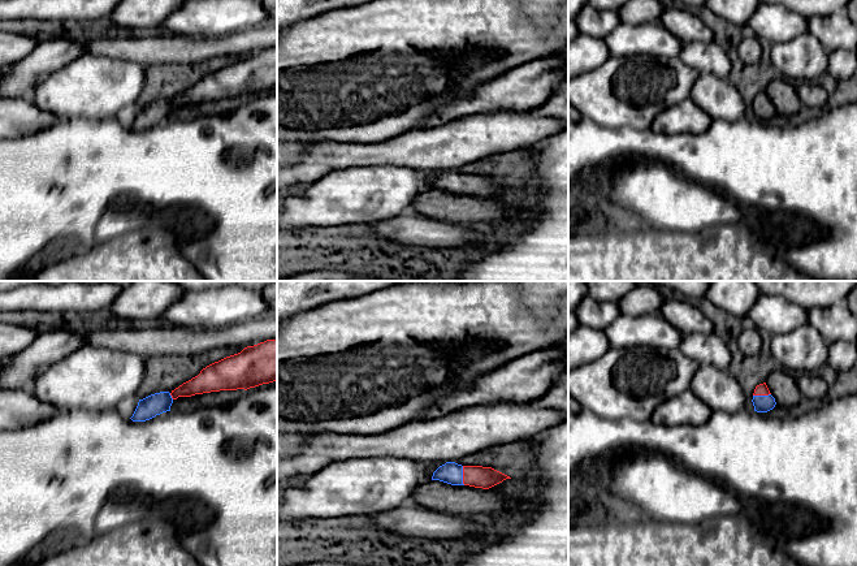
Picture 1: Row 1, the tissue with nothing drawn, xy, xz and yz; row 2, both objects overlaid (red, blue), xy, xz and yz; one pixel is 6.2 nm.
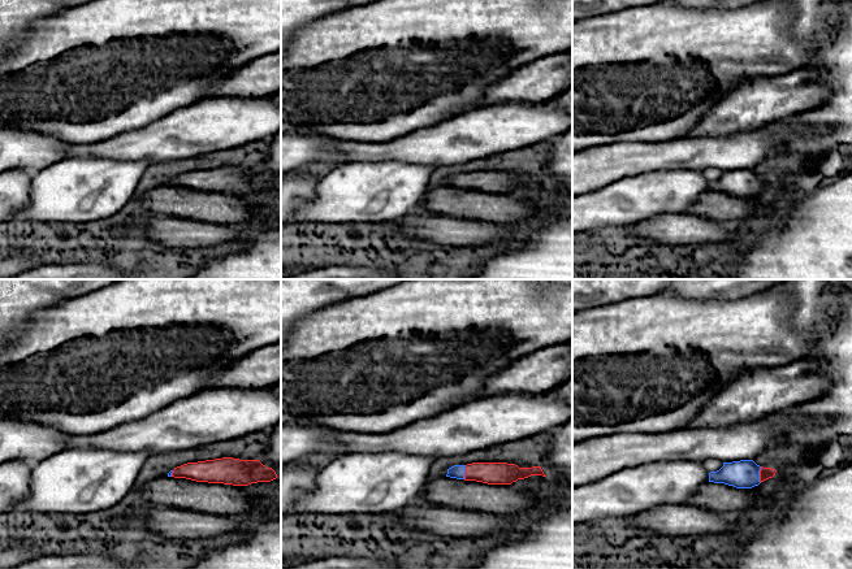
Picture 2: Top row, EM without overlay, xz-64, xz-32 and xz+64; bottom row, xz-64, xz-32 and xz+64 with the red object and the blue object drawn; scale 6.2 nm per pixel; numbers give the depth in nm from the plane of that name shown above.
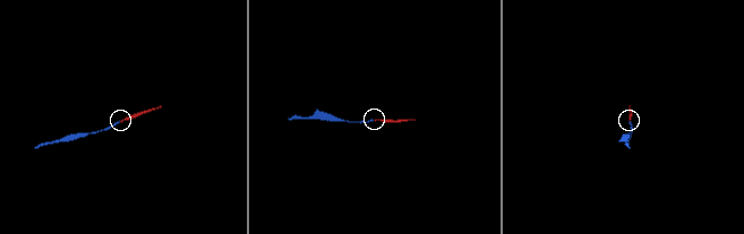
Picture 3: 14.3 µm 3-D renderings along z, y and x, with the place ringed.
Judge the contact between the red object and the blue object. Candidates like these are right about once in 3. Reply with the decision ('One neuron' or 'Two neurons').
One neuron

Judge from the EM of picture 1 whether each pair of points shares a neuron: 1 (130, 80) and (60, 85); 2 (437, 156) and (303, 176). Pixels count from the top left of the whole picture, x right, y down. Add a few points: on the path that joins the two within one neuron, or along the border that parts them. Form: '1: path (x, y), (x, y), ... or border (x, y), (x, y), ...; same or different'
1: path (113, 83), (77, 85); same
2: path (403, 154), (337, 155); same

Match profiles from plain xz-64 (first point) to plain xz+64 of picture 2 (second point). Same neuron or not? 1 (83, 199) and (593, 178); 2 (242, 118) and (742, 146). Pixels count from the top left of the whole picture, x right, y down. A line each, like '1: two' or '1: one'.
1: two
2: one

